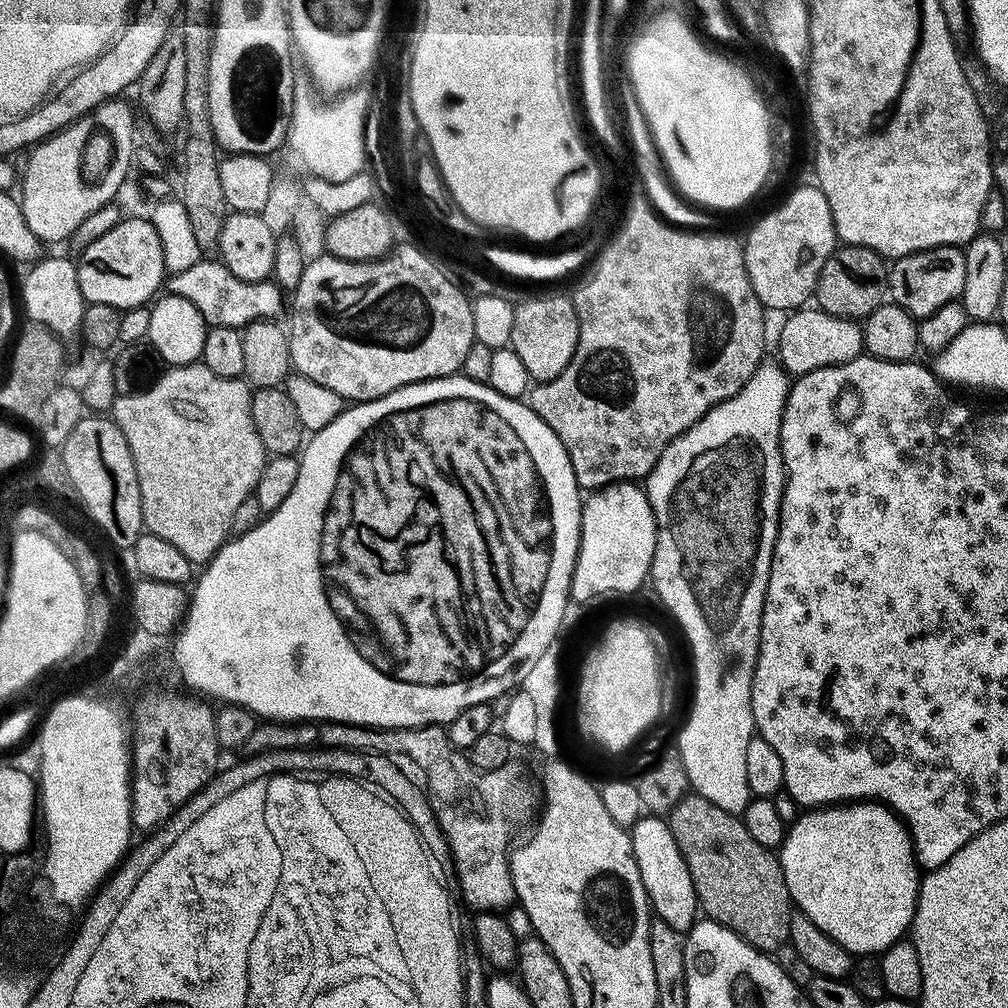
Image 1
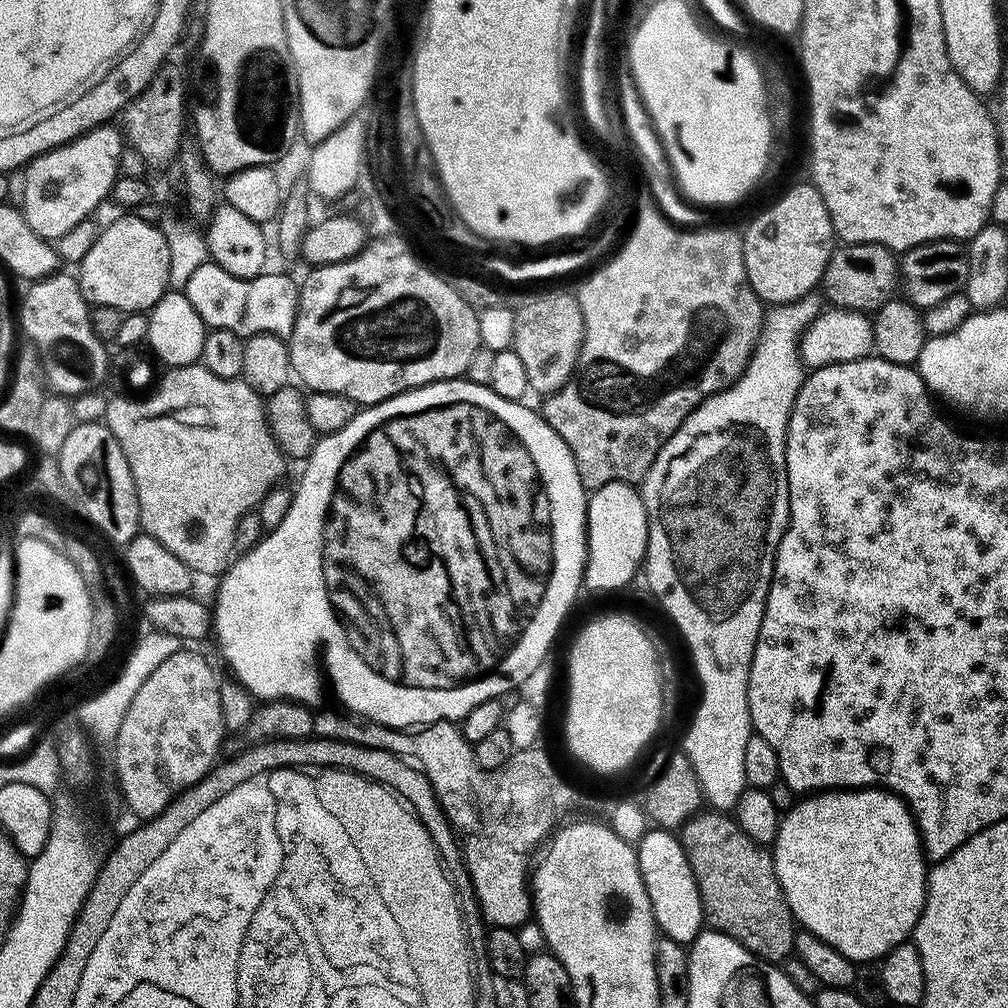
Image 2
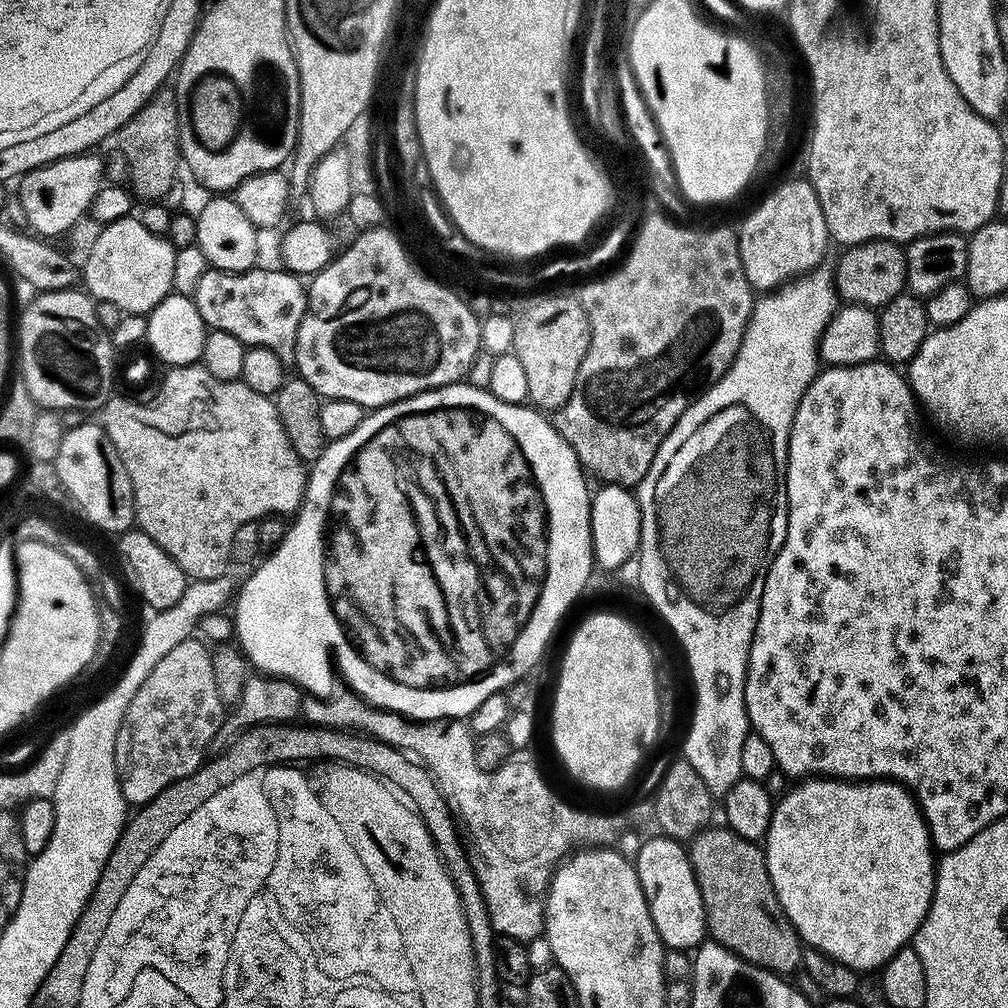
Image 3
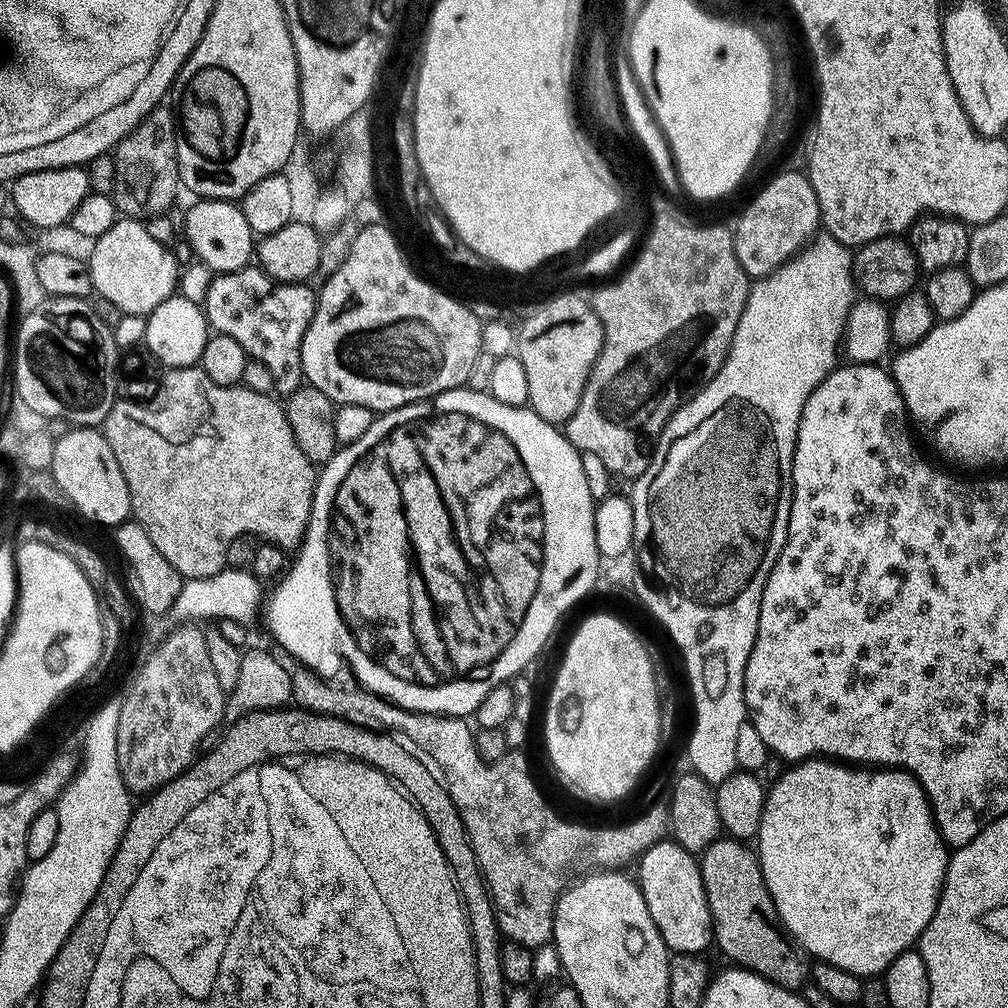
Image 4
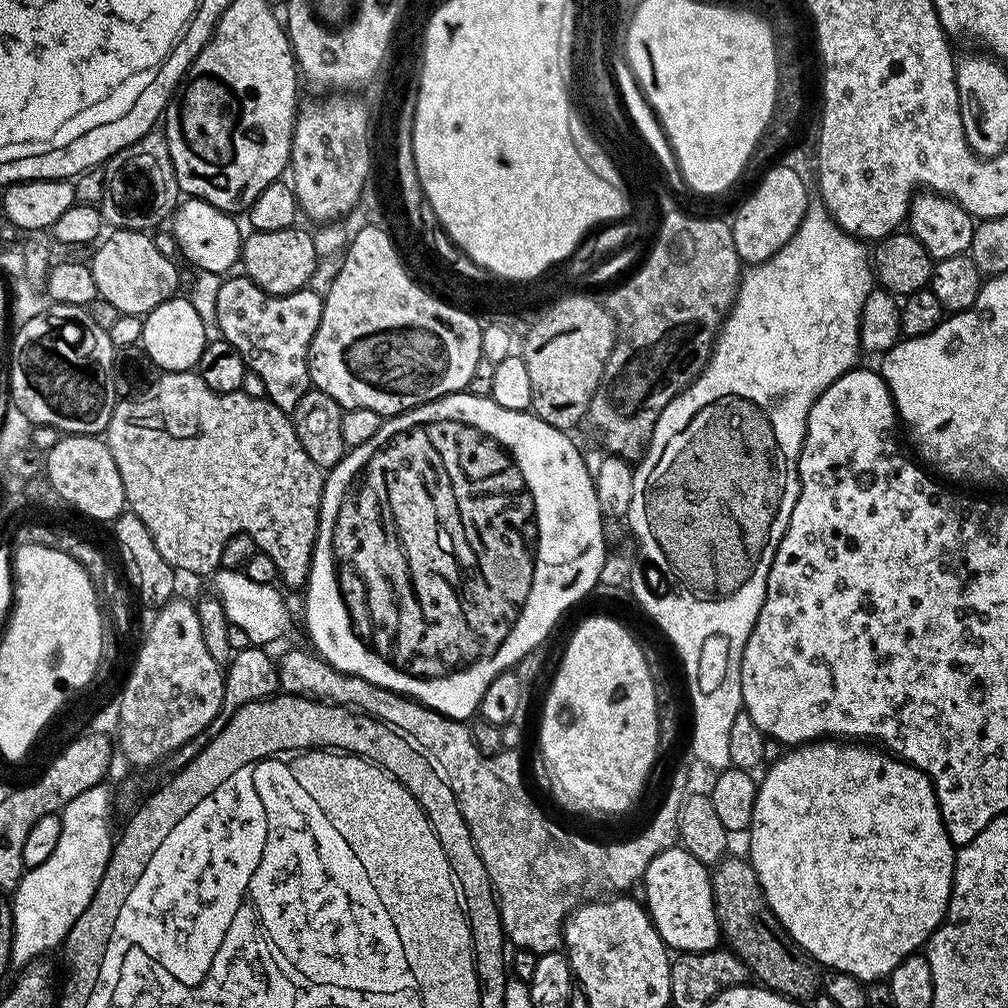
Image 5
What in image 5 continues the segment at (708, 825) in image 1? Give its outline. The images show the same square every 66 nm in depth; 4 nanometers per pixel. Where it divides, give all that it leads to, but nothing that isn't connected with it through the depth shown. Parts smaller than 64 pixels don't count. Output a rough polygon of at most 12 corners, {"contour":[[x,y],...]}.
{"contour":[[751,863],[710,872],[721,937],[763,987],[807,1002],[821,969]]}

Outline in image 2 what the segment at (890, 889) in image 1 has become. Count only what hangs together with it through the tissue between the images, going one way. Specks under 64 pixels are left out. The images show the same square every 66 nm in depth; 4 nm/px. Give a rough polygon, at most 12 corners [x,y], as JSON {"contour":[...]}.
{"contour":[[886,788],[805,795],[770,851],[803,931],[876,962],[930,868]]}

